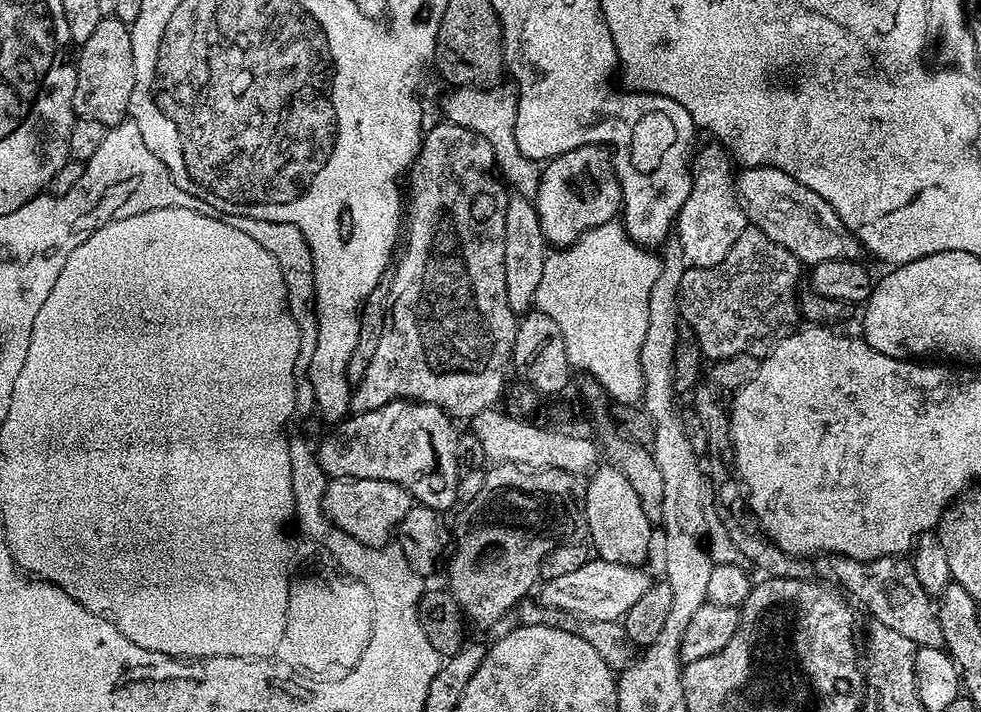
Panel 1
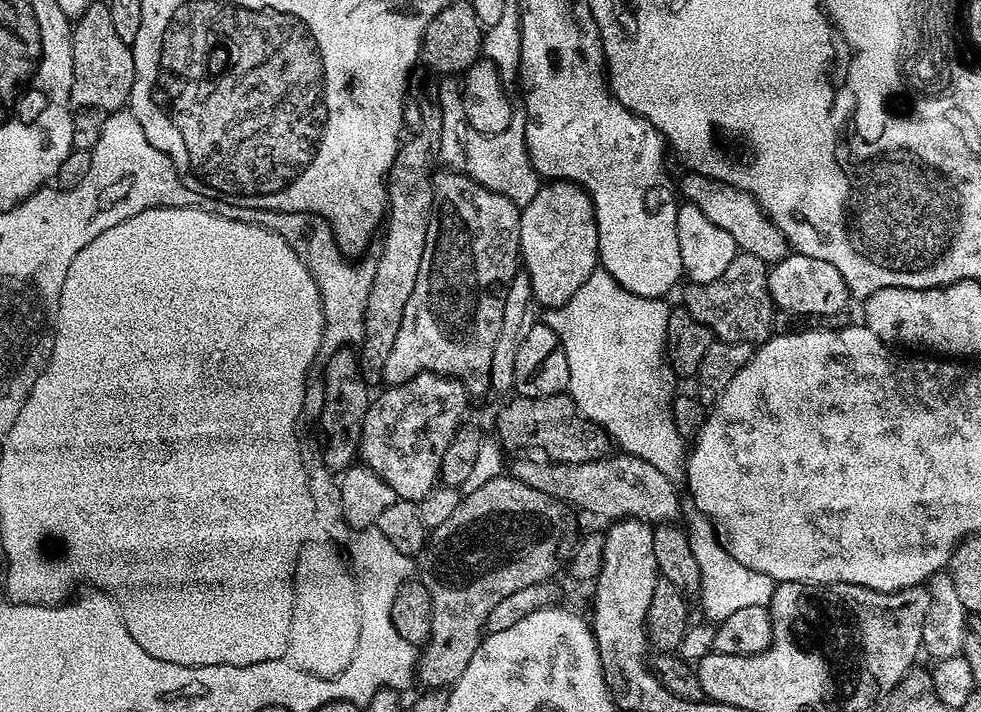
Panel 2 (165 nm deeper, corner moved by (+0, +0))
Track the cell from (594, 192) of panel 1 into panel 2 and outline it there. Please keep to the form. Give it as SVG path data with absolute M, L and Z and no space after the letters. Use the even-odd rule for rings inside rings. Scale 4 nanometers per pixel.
M552 180L541 183L538 194L523 205L520 214L520 250L519 259L523 271L530 278L533 301L545 304L551 310L572 297L574 290L585 281L585 278L598 266L598 226L592 199L588 193L570 180Z

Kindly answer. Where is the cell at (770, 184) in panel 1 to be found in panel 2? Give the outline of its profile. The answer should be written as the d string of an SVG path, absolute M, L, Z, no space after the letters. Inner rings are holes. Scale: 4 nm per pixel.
M700 173L686 174L681 182L680 180L678 182L681 197L689 203L696 204L716 226L726 230L743 253L752 254L767 264L784 260L789 255L788 240L765 216L763 208L749 192L736 188L732 184L726 184L724 181L712 180Z

